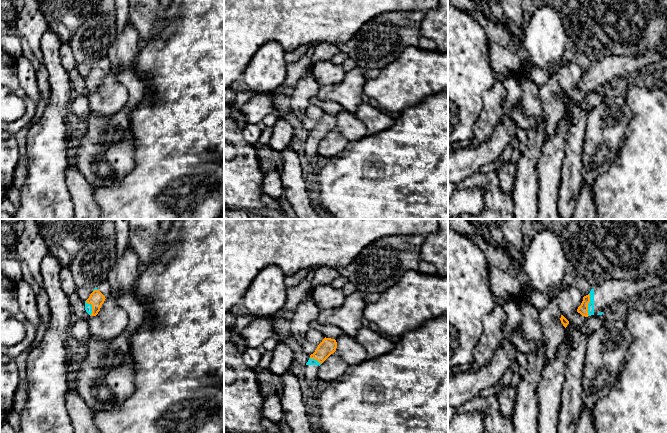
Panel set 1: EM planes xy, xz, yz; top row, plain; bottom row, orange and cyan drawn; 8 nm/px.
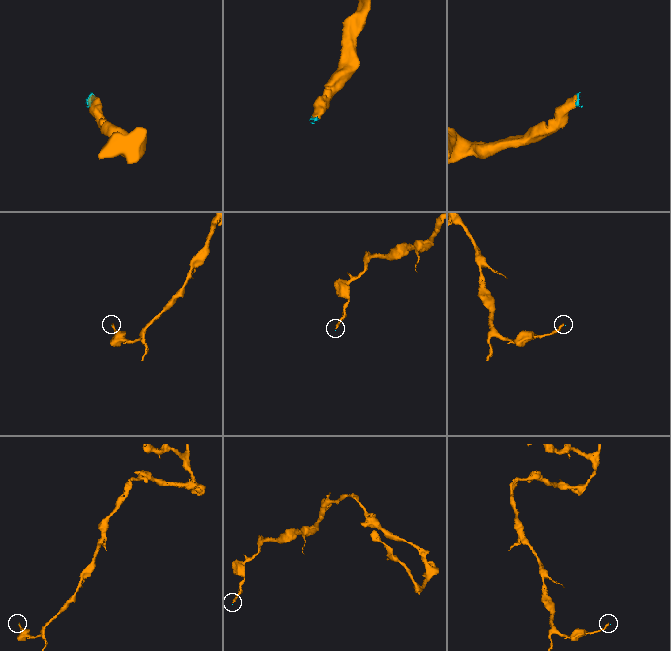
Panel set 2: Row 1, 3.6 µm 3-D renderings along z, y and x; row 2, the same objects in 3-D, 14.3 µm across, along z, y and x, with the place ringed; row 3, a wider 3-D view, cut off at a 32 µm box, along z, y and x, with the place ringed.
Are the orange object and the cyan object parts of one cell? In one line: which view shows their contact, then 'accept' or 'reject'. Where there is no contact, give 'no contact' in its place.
contact in yz; accept

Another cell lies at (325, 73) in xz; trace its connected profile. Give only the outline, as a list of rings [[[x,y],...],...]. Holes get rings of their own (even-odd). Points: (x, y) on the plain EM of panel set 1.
[[[328,60],[313,64],[310,74],[320,86],[326,86],[343,82],[345,71],[342,65],[337,65]]]

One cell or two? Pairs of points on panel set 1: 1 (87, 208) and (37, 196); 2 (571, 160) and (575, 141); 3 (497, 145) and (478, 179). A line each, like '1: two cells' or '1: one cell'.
1: two cells
2: one cell
3: two cells

